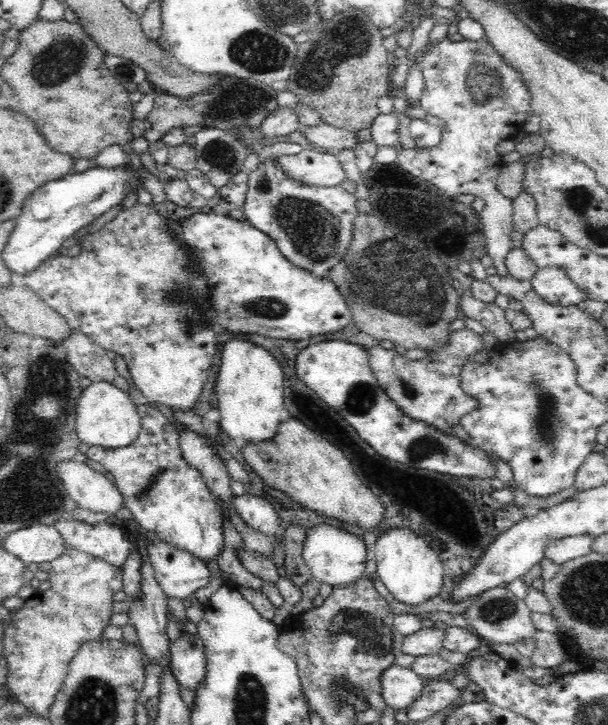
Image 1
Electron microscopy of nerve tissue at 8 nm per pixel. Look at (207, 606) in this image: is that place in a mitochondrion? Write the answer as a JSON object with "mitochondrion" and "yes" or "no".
{"mitochondrion":"no"}

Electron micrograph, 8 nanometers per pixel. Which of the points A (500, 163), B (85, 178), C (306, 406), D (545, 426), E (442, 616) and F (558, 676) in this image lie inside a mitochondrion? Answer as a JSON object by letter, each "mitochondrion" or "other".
{"A":"other","B":"other","C":"other","D":"mitochondrion","E":"other","F":"other"}

